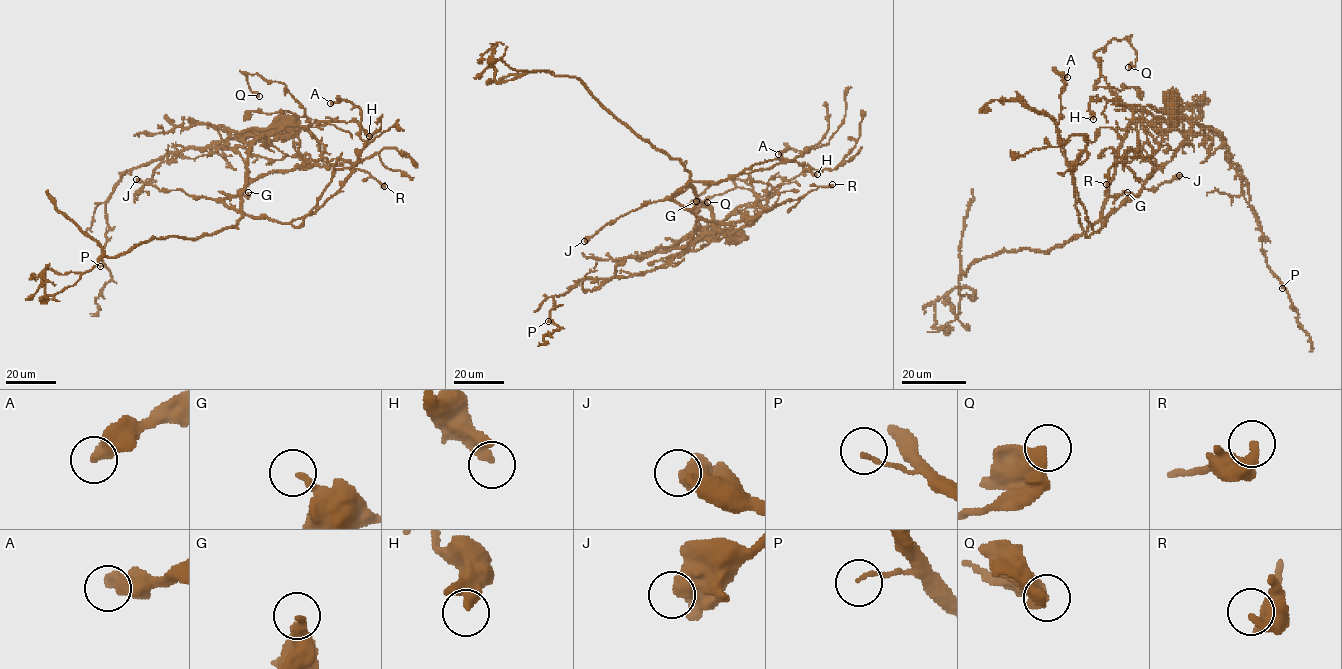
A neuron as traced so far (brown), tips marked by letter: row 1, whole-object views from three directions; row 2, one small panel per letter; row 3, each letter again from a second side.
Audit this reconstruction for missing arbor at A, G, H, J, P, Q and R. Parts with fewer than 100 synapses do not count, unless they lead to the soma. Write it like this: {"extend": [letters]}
{"extend": []}

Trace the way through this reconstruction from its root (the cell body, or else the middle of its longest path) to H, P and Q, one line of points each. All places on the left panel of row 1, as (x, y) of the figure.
H: (284, 125), (256, 131), (280, 125), (307, 127), (335, 119), (355, 121), (369, 136)
P: (284, 125), (206, 147), (168, 152), (128, 170), (106, 205), (108, 231), (100, 266)
Q: (284, 125), (256, 131), (278, 125), (309, 124), (304, 109), (285, 86), (248, 73), (249, 89), (259, 96)

